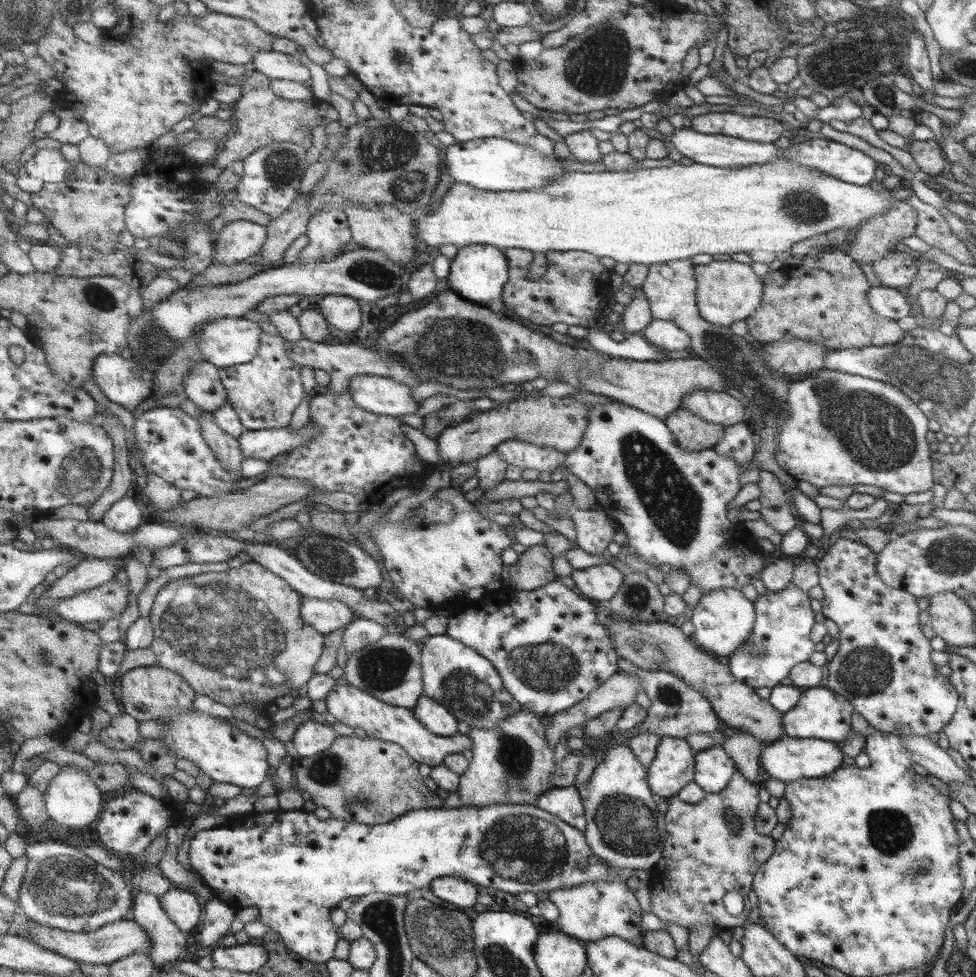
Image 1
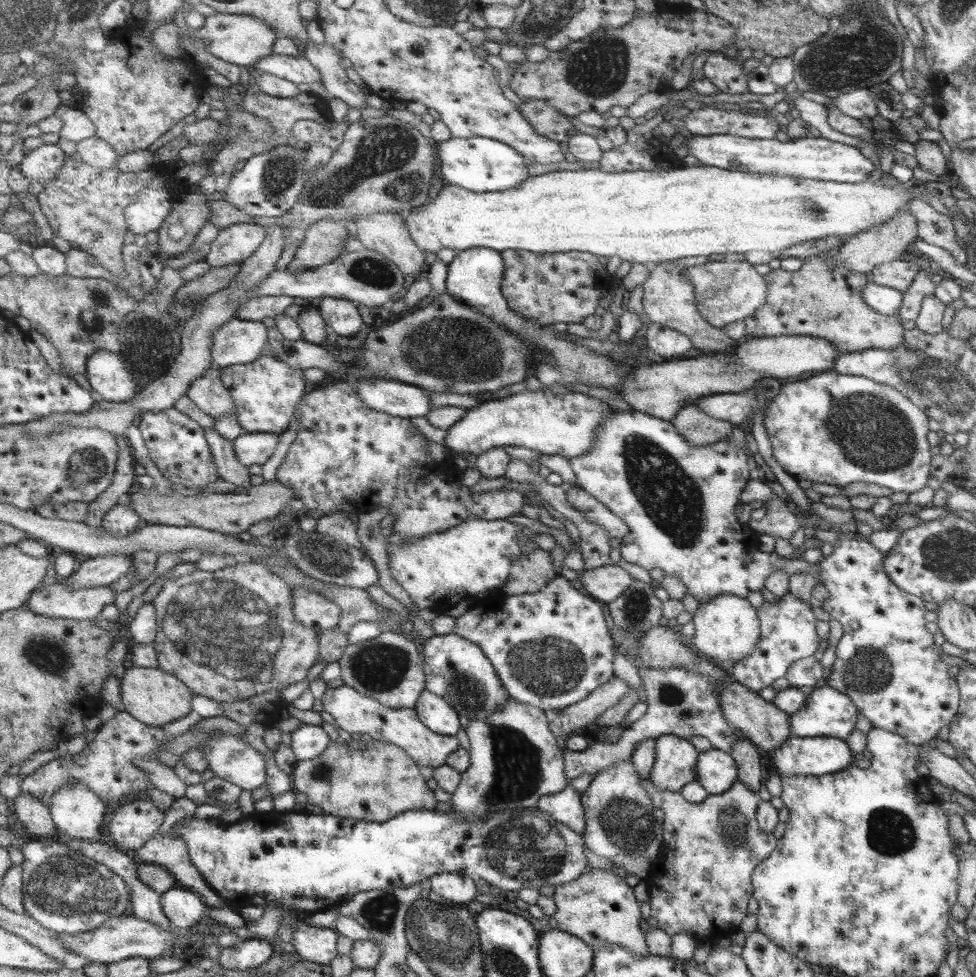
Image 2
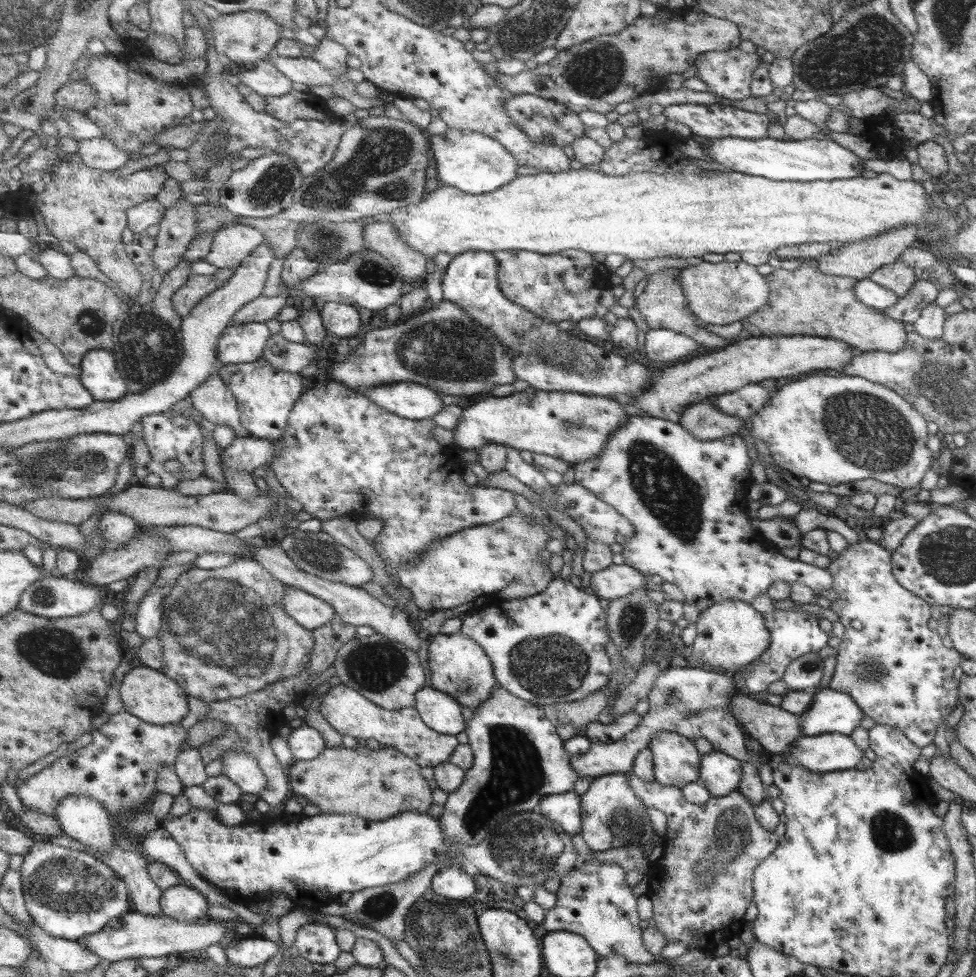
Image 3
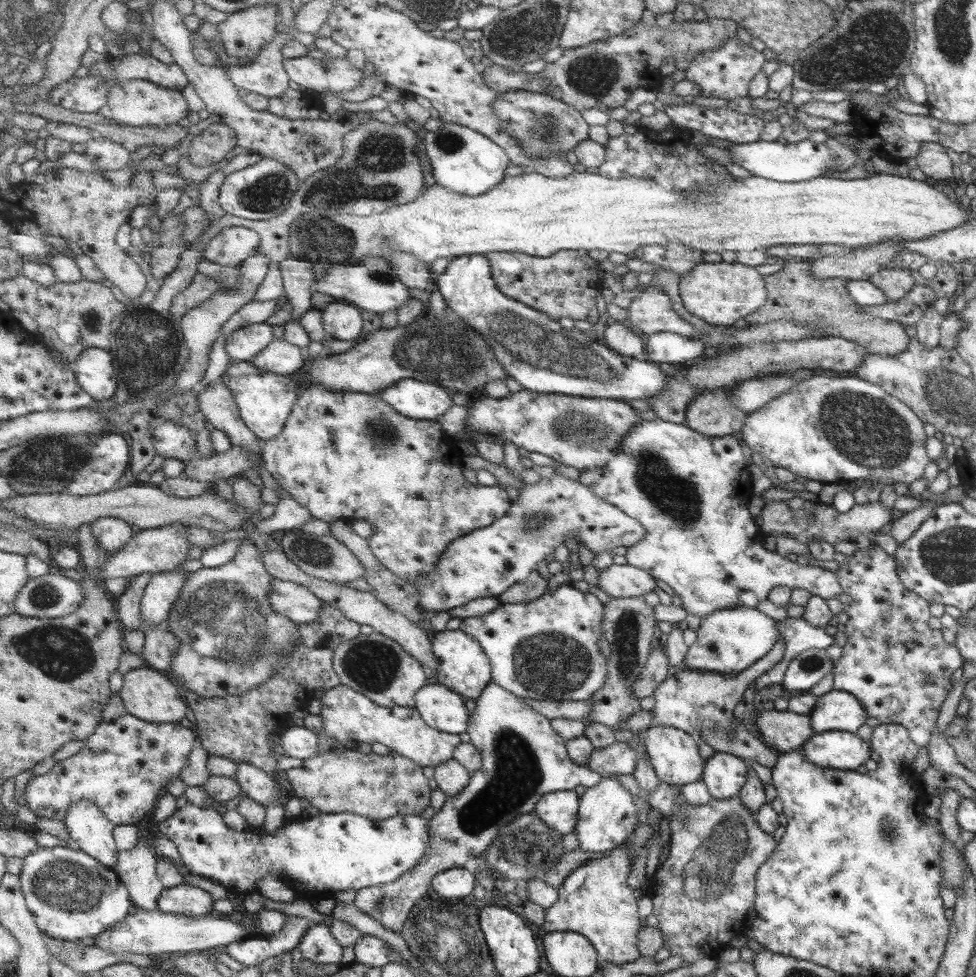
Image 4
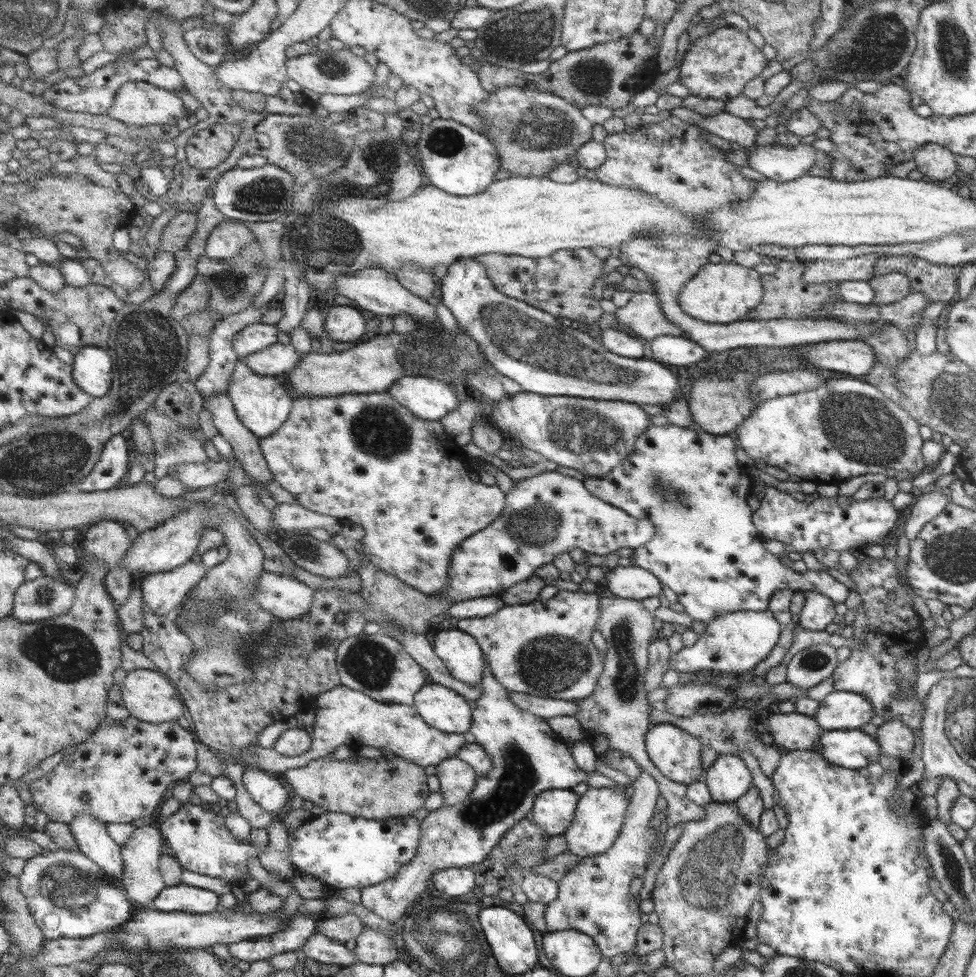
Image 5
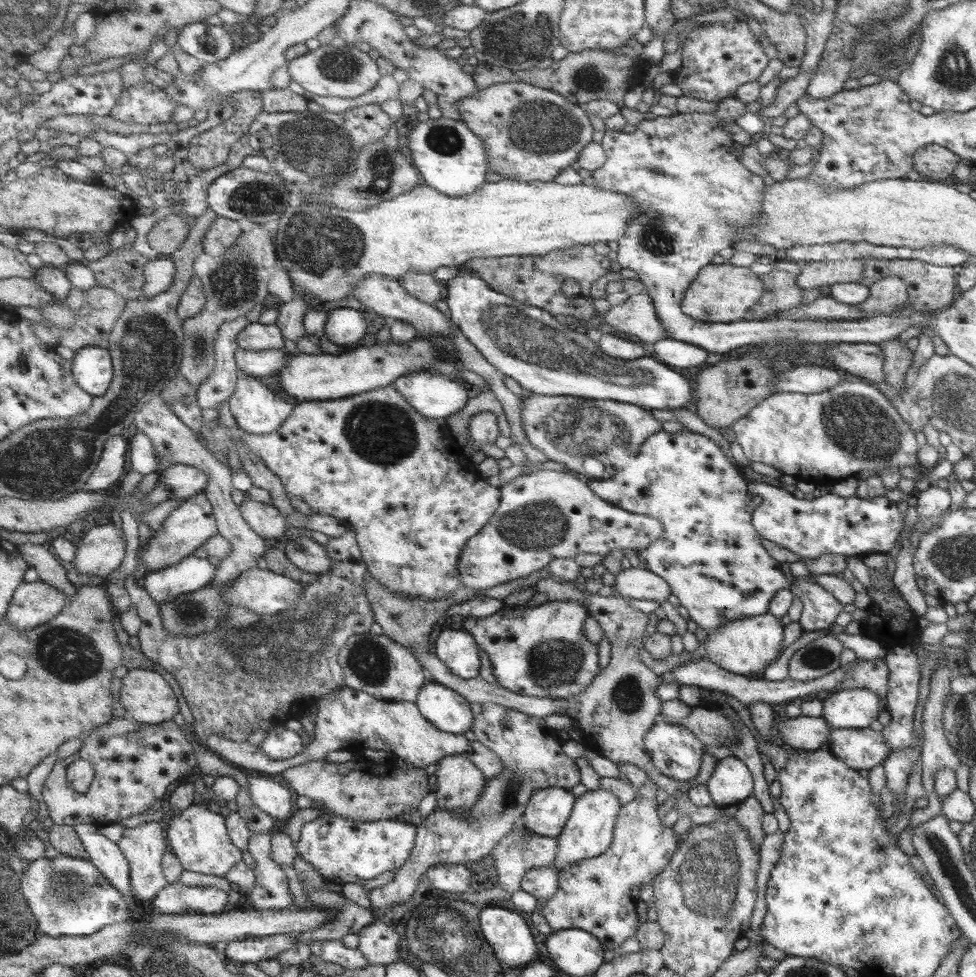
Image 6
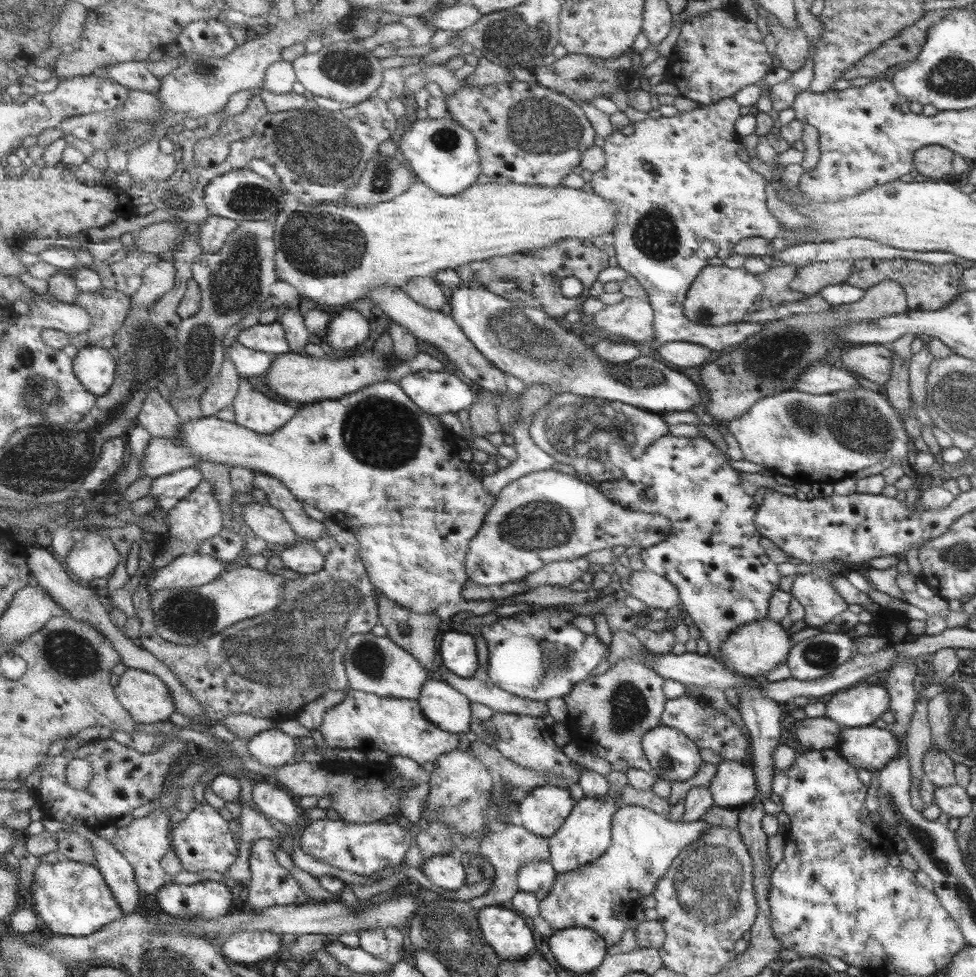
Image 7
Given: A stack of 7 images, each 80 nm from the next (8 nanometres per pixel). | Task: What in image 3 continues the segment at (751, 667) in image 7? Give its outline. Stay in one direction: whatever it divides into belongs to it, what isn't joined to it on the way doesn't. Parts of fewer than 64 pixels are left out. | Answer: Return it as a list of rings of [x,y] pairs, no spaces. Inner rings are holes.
[[[726,599],[710,605],[699,614],[697,636],[692,644],[693,655],[705,662],[705,668],[725,672],[749,665],[770,646],[770,631],[766,630],[765,619],[751,603]]]

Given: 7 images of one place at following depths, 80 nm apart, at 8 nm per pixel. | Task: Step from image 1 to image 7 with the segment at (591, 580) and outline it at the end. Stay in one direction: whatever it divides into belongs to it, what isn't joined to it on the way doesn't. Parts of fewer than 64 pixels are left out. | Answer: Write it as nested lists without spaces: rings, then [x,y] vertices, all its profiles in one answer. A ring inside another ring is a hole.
[[[641,569],[633,571],[623,579],[620,584],[630,596],[642,600],[649,609],[662,609],[667,611],[680,602],[677,587],[654,571]]]

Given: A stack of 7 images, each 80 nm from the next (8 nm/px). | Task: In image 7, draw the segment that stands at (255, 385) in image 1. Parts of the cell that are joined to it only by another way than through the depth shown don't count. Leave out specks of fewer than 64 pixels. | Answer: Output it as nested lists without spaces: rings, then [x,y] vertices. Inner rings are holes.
[[[246,377],[242,379],[240,396],[234,404],[234,409],[237,424],[259,434],[278,433],[278,430],[290,424],[299,412],[286,402],[270,398]]]

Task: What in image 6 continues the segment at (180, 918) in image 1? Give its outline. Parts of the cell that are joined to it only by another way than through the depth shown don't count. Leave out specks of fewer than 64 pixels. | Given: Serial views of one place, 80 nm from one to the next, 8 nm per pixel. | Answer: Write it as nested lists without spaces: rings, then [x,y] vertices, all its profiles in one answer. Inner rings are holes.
[[[168,885],[155,899],[155,906],[168,915],[221,914],[228,904],[228,893],[219,887]]]

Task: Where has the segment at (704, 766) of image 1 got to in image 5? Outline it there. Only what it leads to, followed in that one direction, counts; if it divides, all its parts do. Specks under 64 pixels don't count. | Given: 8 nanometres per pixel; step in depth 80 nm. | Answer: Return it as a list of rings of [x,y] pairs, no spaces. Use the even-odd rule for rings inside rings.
[[[718,755],[707,768],[705,783],[712,800],[735,803],[752,785],[750,771],[738,755]]]

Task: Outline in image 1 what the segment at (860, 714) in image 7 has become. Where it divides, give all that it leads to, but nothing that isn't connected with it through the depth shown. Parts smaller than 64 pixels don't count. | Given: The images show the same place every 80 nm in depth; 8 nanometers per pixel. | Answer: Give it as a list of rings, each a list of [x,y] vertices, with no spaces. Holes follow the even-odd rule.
[[[814,687],[802,691],[797,703],[783,713],[781,723],[784,726],[784,734],[790,738],[819,738],[840,743],[852,730],[850,717],[853,712],[854,705],[849,699],[827,687]]]

